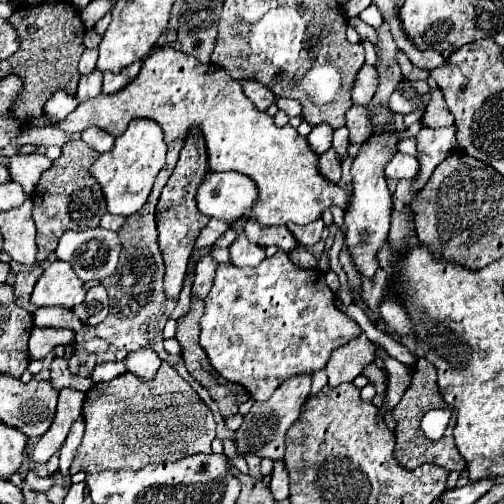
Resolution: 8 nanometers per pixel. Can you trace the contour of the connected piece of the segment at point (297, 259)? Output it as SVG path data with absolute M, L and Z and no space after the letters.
M304 246L294 248L294 252L290 252L288 258L290 258L290 262L296 264L298 268L304 268L304 270L314 270L314 268L318 268L316 258L314 258L314 256L304 248Z

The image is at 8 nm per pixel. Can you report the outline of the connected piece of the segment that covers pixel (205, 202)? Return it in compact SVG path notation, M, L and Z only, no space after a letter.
M212 172L198 188L196 200L198 200L198 210L202 214L232 224L244 216L250 216L250 208L254 208L258 200L258 188L254 186L254 180L250 180L240 172Z

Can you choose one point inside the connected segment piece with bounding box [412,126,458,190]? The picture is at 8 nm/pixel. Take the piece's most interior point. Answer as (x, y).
(434, 144)

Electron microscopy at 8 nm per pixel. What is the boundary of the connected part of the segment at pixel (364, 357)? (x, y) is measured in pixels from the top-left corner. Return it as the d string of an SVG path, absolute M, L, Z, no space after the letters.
M366 334L334 350L330 362L326 364L328 384L338 386L342 382L354 382L354 378L360 376L364 368L374 362L374 356L376 356L374 352L376 352L376 346L366 338Z

